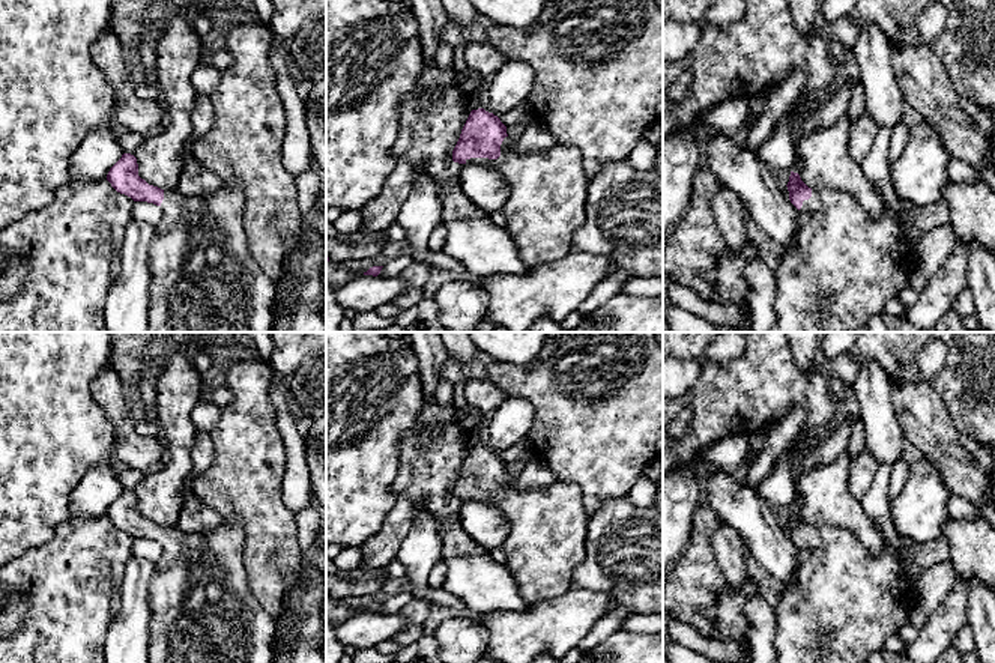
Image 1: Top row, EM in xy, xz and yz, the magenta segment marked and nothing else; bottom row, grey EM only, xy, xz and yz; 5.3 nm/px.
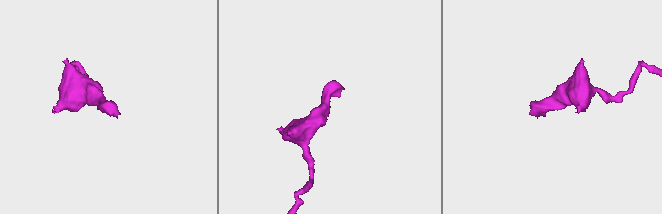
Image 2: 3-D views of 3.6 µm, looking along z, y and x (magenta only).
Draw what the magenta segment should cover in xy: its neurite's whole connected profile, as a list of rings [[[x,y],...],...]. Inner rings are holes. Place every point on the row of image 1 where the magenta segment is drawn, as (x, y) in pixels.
[[[123,153],[122,158],[110,168],[107,180],[111,186],[134,201],[147,201],[161,207],[162,218],[155,226],[155,238],[150,244],[150,271],[152,271],[152,284],[150,284],[150,307],[147,311],[147,332],[271,332],[274,326],[272,317],[272,304],[275,296],[274,281],[268,278],[263,271],[259,268],[253,259],[243,230],[243,195],[240,186],[228,186],[219,183],[218,189],[206,197],[186,197],[179,192],[179,189],[161,189],[158,186],[149,185],[144,179],[138,176],[137,158],[131,153]]]

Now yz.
[[[791,171],[786,186],[791,203],[800,212],[809,213],[812,219],[801,226],[797,250],[780,254],[779,266],[774,271],[777,280],[776,322],[768,332],[858,332],[909,284],[918,238],[927,230],[951,221],[950,207],[944,198],[921,207],[900,200],[903,216],[885,204],[882,216],[876,219],[851,194],[836,188],[812,189],[798,173]]]

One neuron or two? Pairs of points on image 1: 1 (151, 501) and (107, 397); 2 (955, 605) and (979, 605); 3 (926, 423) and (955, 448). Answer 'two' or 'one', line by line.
1: two
2: two
3: one

